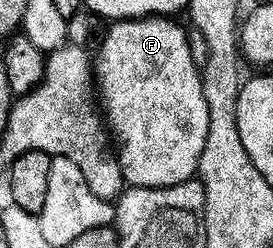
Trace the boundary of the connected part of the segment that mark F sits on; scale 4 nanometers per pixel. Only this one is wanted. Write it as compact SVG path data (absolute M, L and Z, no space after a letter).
M134 17L113 20L107 26L99 50L94 57L94 81L98 86L99 100L102 102L102 113L106 118L107 128L114 138L115 148L118 150L120 170L129 186L166 187L193 180L200 167L202 147L206 147L206 131L210 127L210 115L206 111L206 95L202 95L202 73L198 68L198 61L192 58L192 49L188 46L188 37L184 34L183 27L175 25L174 22L175 20L167 17Z

